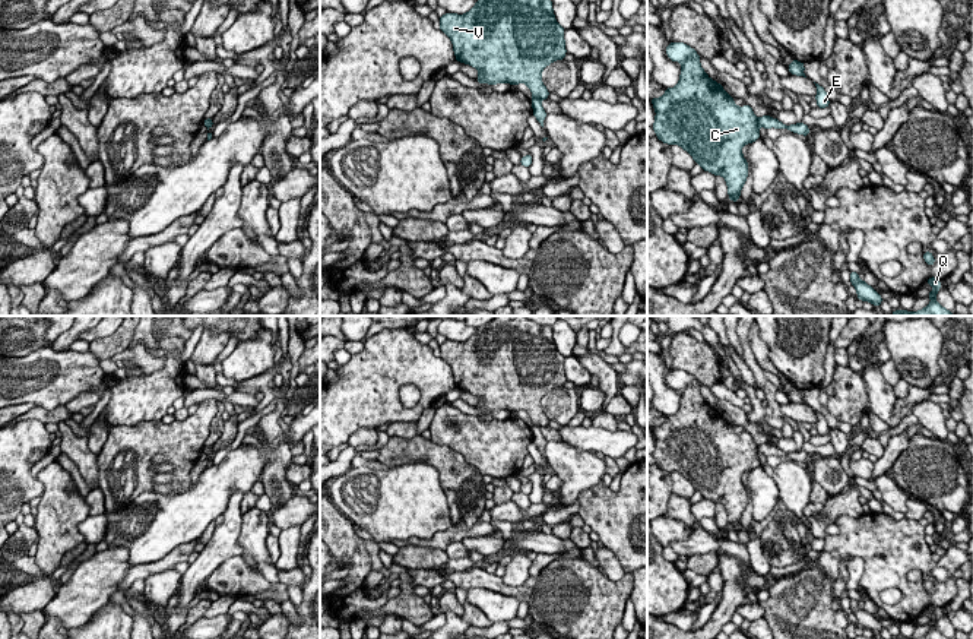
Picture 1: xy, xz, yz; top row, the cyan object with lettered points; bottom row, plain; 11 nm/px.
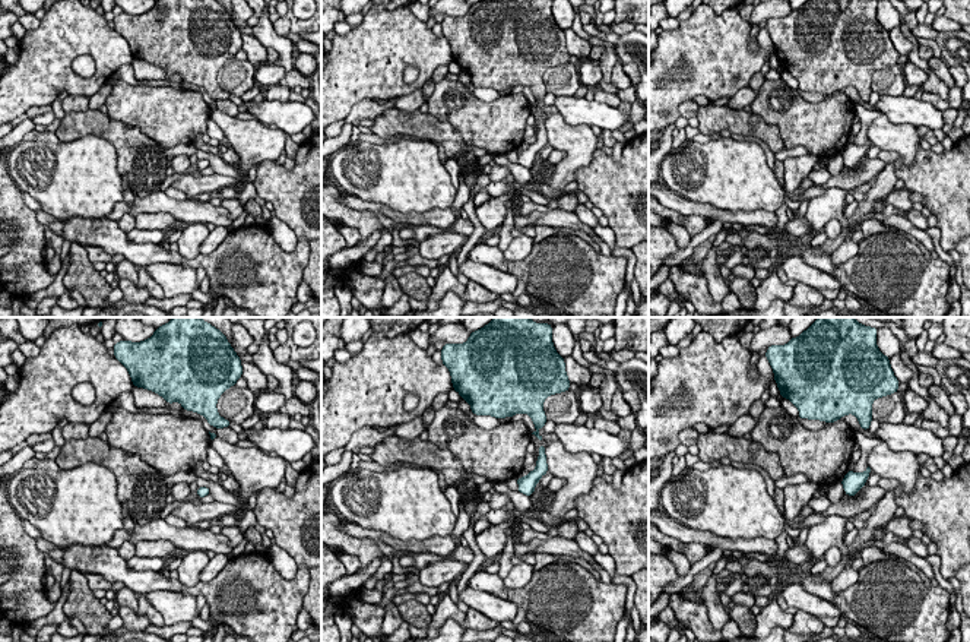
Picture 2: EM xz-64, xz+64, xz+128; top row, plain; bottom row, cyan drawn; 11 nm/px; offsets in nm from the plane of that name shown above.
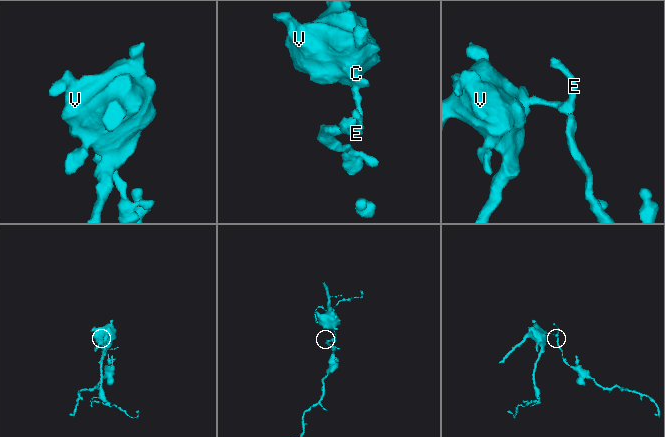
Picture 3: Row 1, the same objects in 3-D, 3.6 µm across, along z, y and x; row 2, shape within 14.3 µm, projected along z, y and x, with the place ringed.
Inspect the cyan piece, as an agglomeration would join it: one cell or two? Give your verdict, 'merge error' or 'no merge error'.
merge error

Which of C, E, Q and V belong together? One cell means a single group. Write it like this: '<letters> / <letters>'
C V / E Q

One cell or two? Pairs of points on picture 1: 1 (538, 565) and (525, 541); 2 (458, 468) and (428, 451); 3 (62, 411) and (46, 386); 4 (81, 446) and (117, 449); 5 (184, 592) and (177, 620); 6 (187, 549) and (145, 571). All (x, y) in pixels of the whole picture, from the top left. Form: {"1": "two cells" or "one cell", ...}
{"1": "two cells", "2": "one cell", "3": "two cells", "4": "two cells", "5": "one cell", "6": "one cell"}

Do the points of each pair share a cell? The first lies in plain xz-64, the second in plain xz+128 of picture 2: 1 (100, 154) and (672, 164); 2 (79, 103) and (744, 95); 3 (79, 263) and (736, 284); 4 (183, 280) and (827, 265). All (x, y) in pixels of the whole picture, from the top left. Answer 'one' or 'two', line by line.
1: one
2: one
3: one
4: two

